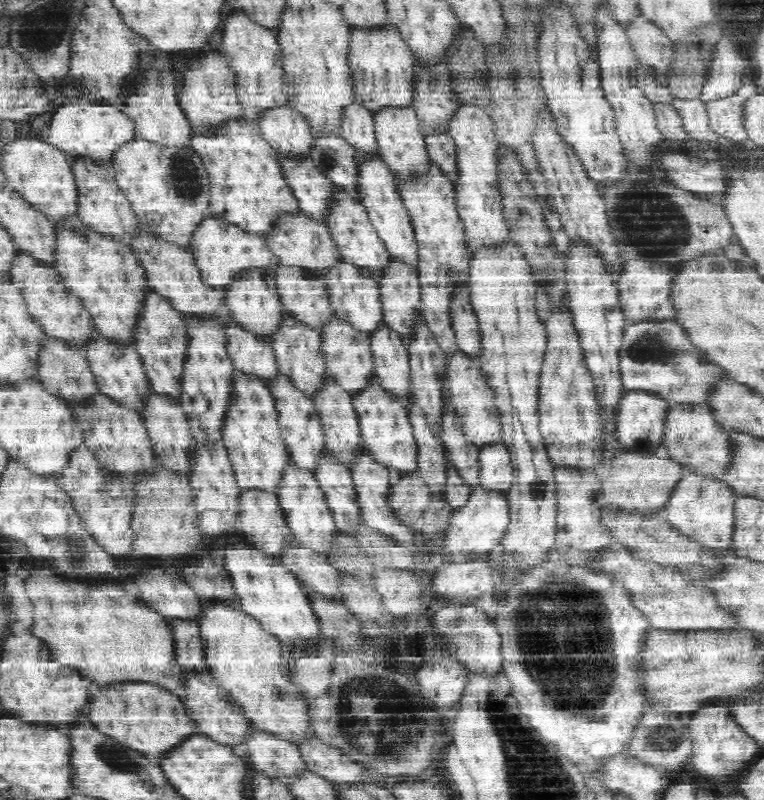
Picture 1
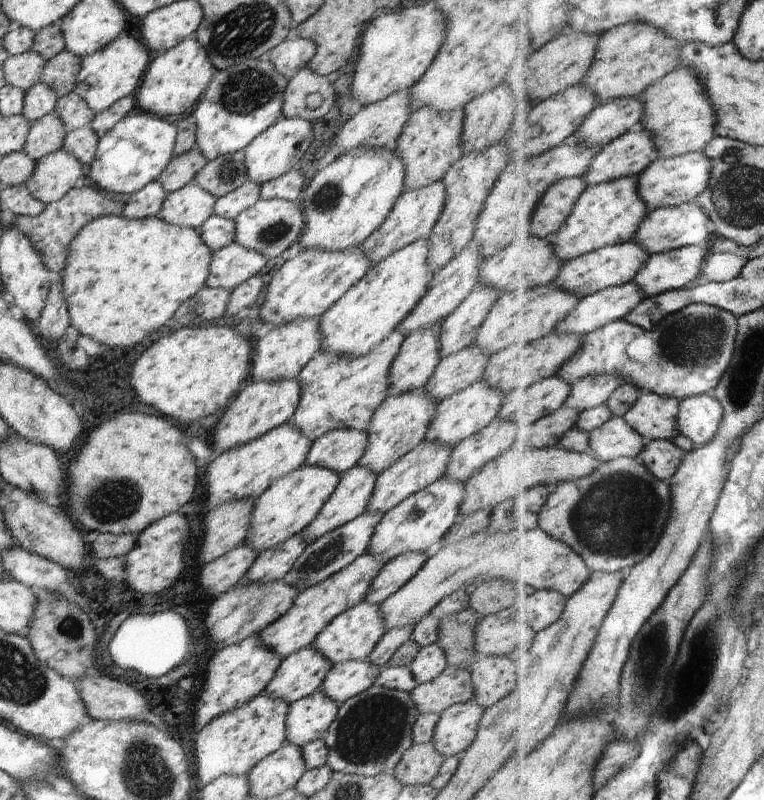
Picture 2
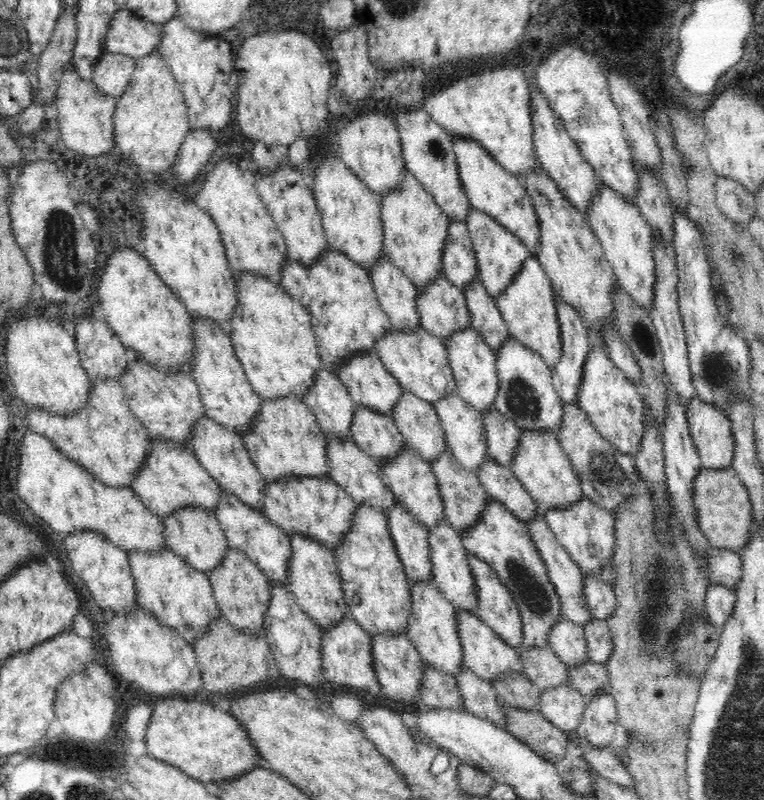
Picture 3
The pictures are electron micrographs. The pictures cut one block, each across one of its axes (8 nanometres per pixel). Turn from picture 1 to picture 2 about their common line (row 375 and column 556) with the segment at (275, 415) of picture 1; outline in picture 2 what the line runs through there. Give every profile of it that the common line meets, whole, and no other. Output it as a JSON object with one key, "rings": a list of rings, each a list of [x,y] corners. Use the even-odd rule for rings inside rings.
{"rings":[[[640,176],[589,186],[577,202],[577,208],[574,208],[573,216],[570,216],[564,230],[553,238],[556,252],[568,262],[607,246],[632,242],[650,212],[650,205],[646,204],[640,192]]]}

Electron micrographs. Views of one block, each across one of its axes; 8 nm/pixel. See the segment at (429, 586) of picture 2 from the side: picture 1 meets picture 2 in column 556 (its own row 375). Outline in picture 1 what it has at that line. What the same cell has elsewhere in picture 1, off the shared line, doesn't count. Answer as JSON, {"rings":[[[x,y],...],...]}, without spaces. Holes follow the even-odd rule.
{"rings":[[[566,306],[554,310],[552,316],[543,317],[546,350],[538,375],[539,428],[547,453],[553,464],[570,464],[580,469],[597,469],[597,453],[600,452],[600,413],[594,392],[594,383],[585,367],[583,350]]]}

